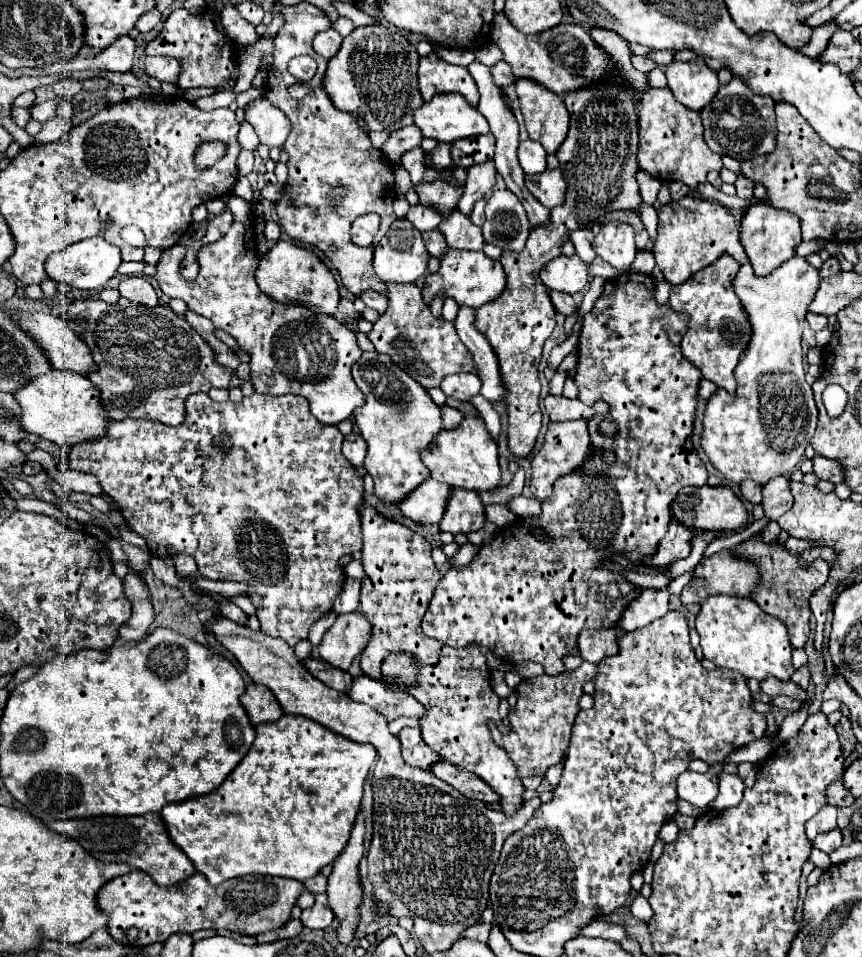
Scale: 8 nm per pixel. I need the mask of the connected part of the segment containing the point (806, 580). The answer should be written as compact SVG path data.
M749 539L741 545L735 547L735 551L741 557L747 557L751 561L755 561L759 565L759 571L763 575L763 581L759 585L759 589L753 593L753 601L765 609L769 615L777 617L789 631L789 641L793 647L803 647L809 639L809 617L811 617L811 609L809 609L809 599L813 595L815 589L821 589L823 583L829 577L829 565L825 561L815 561L809 569L801 569L797 565L797 557L791 559L791 555L787 555L787 551L783 551L781 547L777 547L777 543L763 543L759 539Z

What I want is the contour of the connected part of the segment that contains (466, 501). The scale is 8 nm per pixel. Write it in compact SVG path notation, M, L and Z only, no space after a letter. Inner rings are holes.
M453 489L445 517L441 519L441 531L449 531L453 535L463 533L469 535L471 531L479 531L485 525L485 507L475 491L461 491Z

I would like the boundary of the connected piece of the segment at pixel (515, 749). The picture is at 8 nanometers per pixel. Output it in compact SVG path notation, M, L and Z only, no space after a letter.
M583 663L575 671L565 671L561 675L539 675L533 679L523 679L517 693L517 707L509 715L509 723L513 731L505 735L503 747L519 769L519 777L527 777L533 773L545 775L547 767L559 763L561 755L569 747L571 727L575 715L579 713L579 697L583 695L583 683L595 677L597 669L591 663Z

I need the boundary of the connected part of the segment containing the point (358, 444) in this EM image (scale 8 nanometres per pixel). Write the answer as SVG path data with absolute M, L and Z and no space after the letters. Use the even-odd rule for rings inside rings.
M351 433L345 437L343 443L343 455L357 467L363 469L363 461L365 461L365 439L361 439L359 433Z

